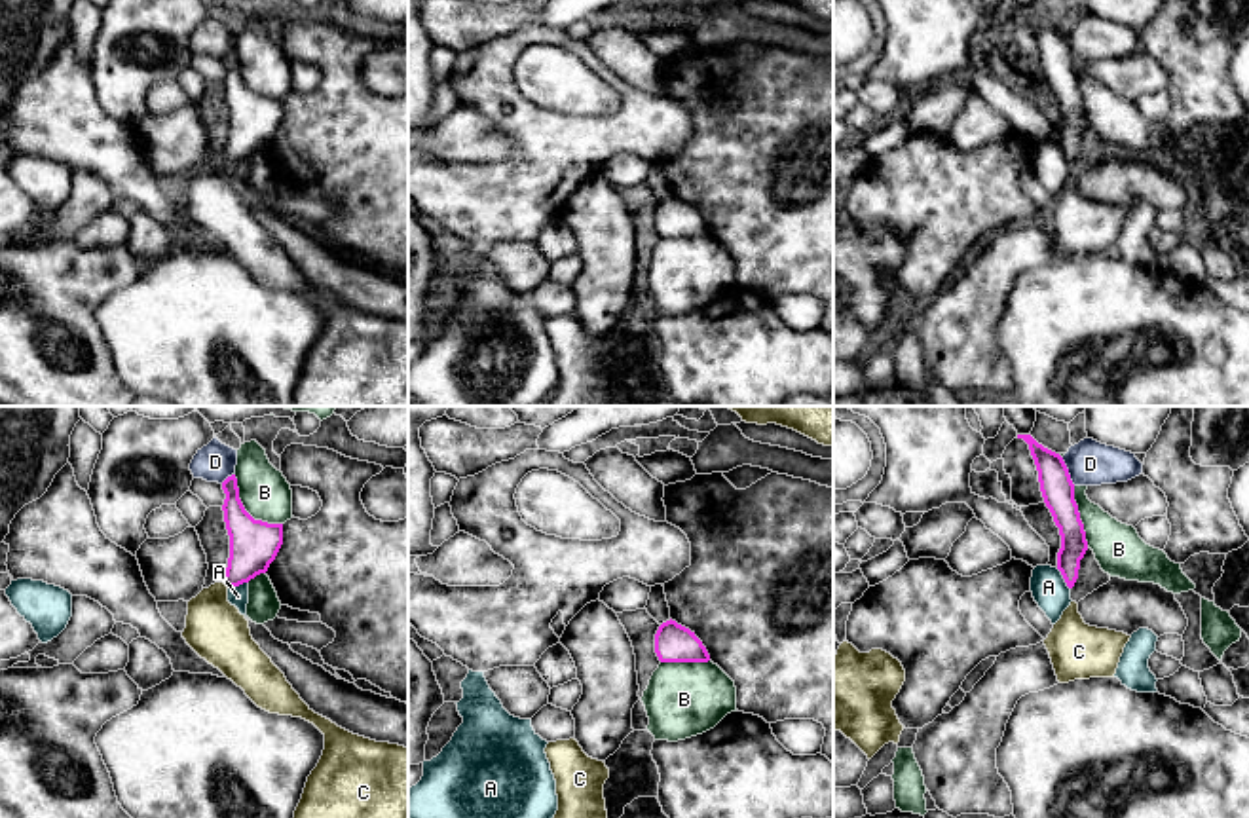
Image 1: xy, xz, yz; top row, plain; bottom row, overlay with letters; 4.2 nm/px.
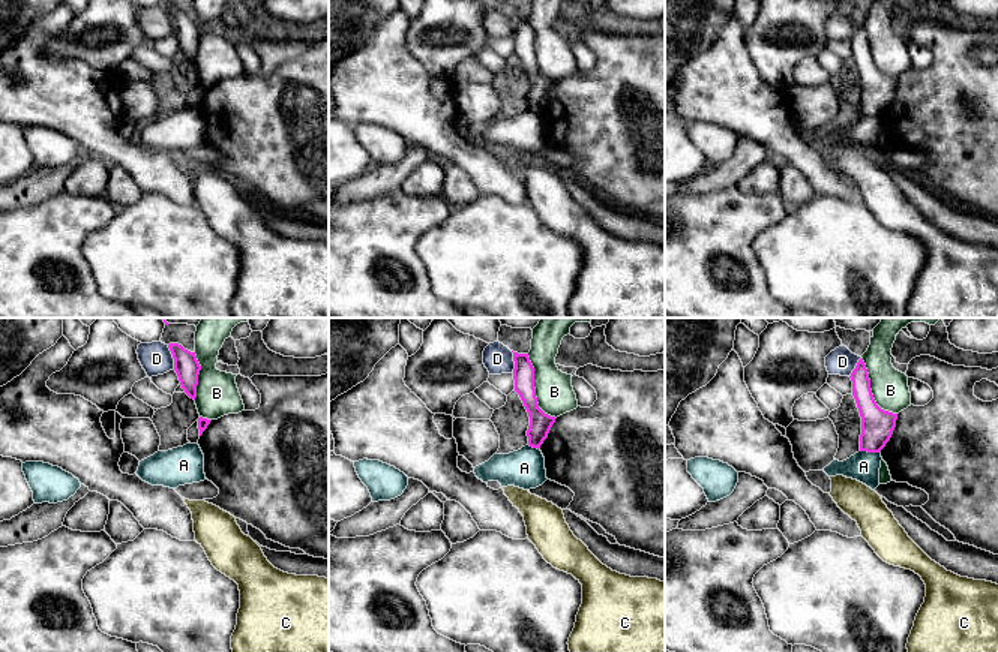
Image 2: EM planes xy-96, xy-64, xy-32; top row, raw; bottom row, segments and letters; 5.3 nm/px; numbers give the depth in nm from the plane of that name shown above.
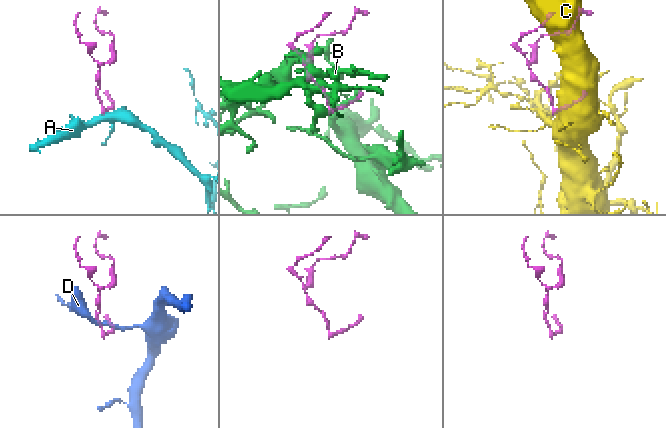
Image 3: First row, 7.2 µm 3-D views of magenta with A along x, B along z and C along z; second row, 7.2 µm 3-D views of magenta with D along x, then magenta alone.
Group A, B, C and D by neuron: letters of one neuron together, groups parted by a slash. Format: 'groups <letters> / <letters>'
groups A / B / C / D

